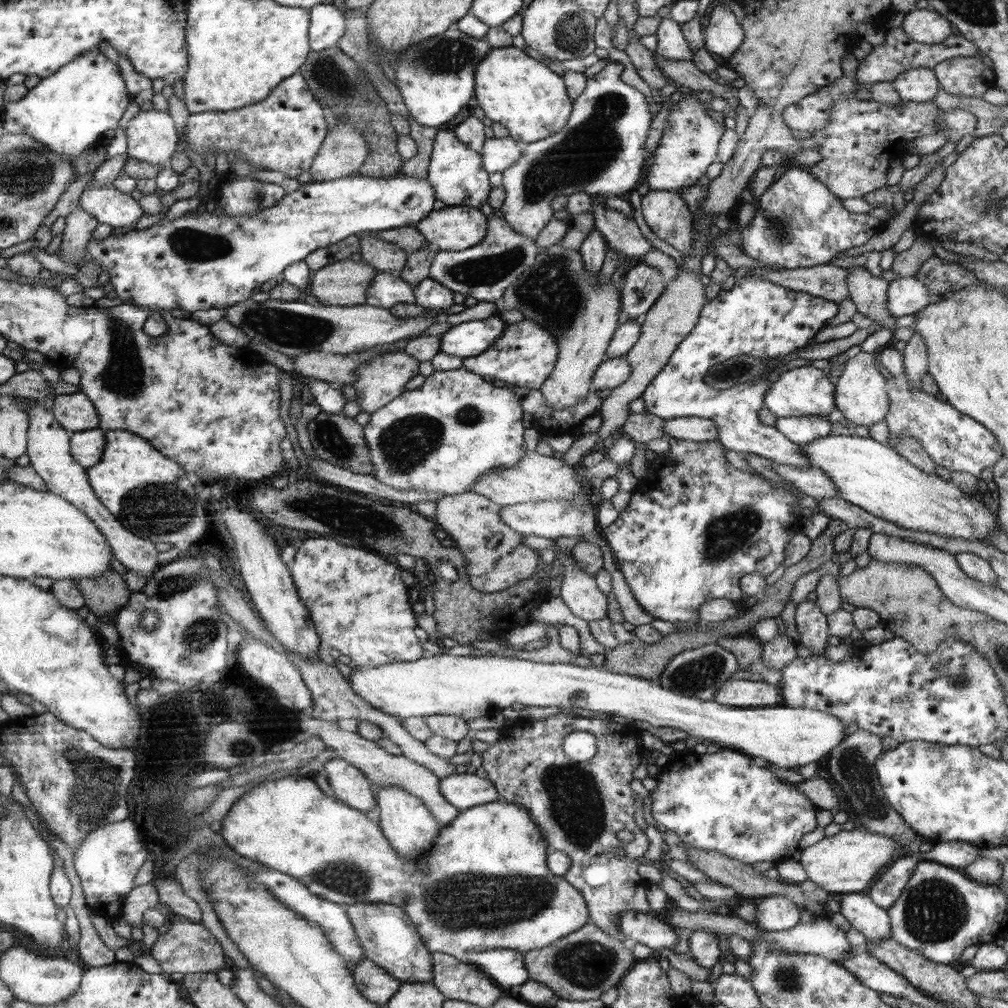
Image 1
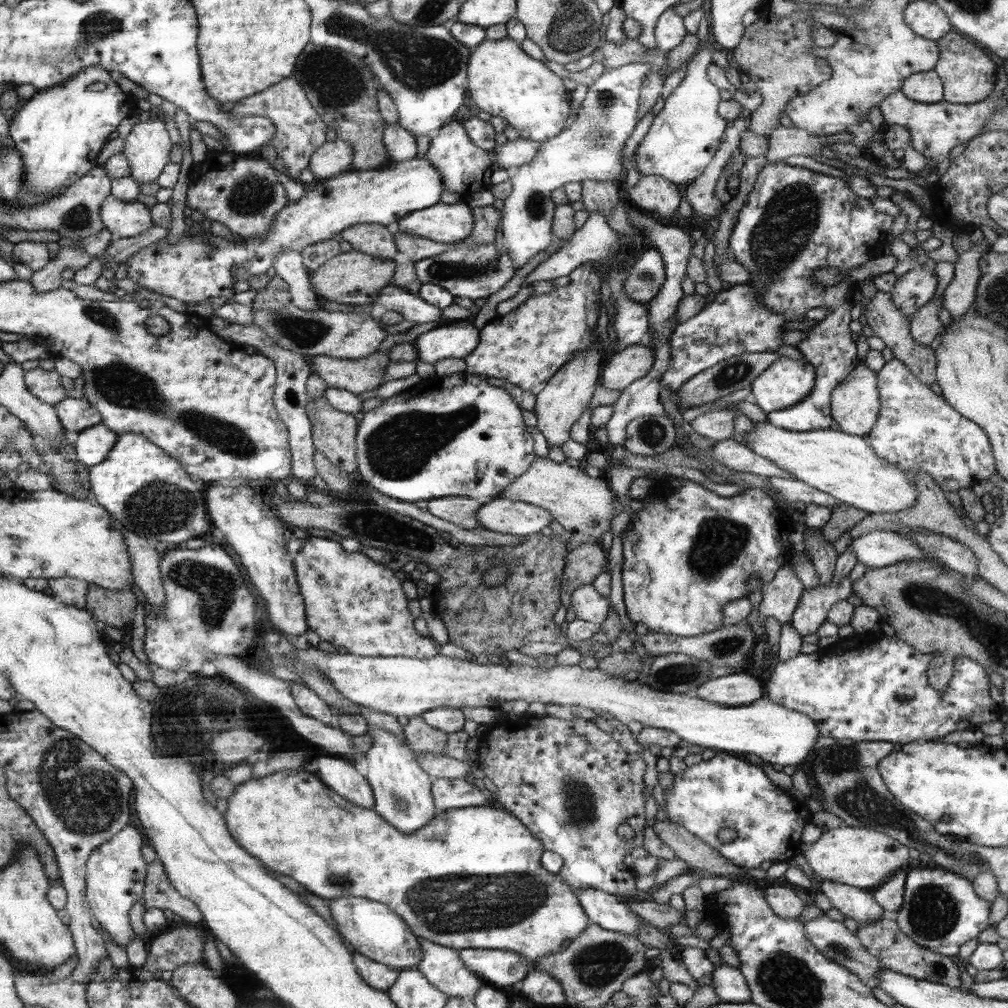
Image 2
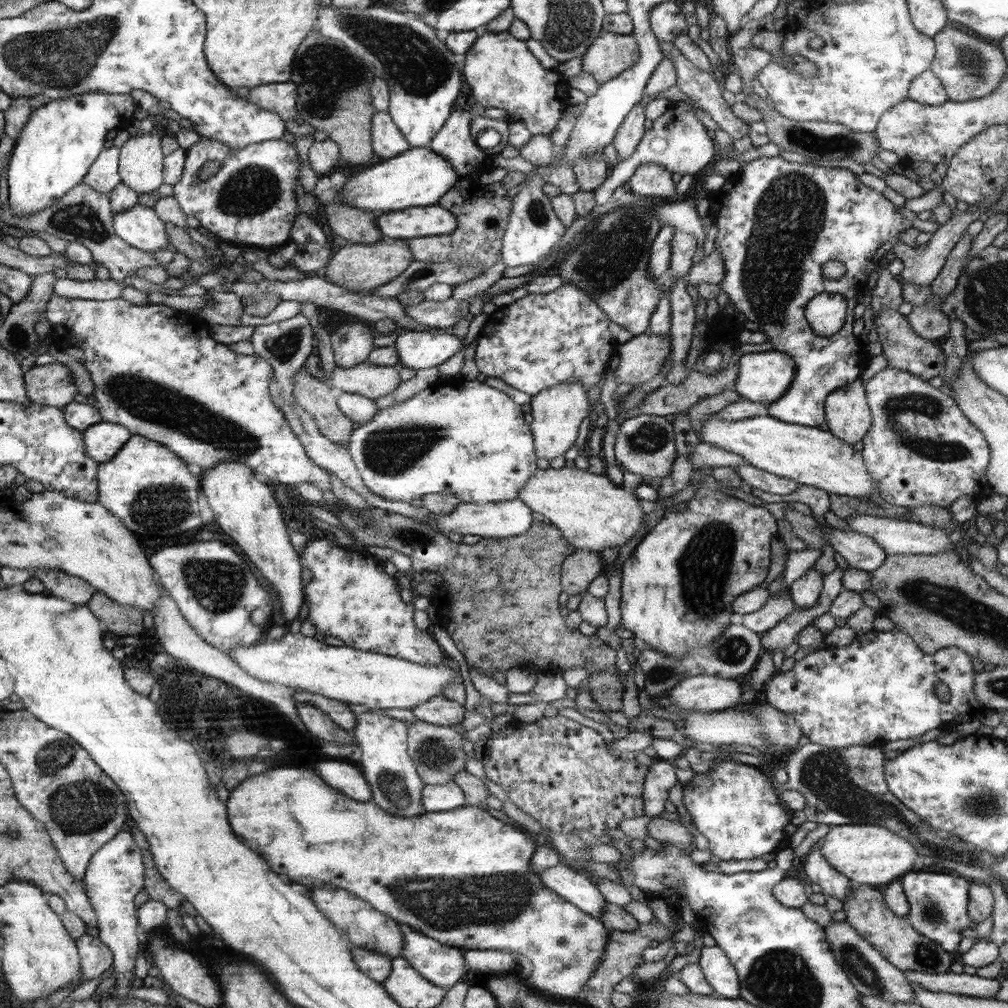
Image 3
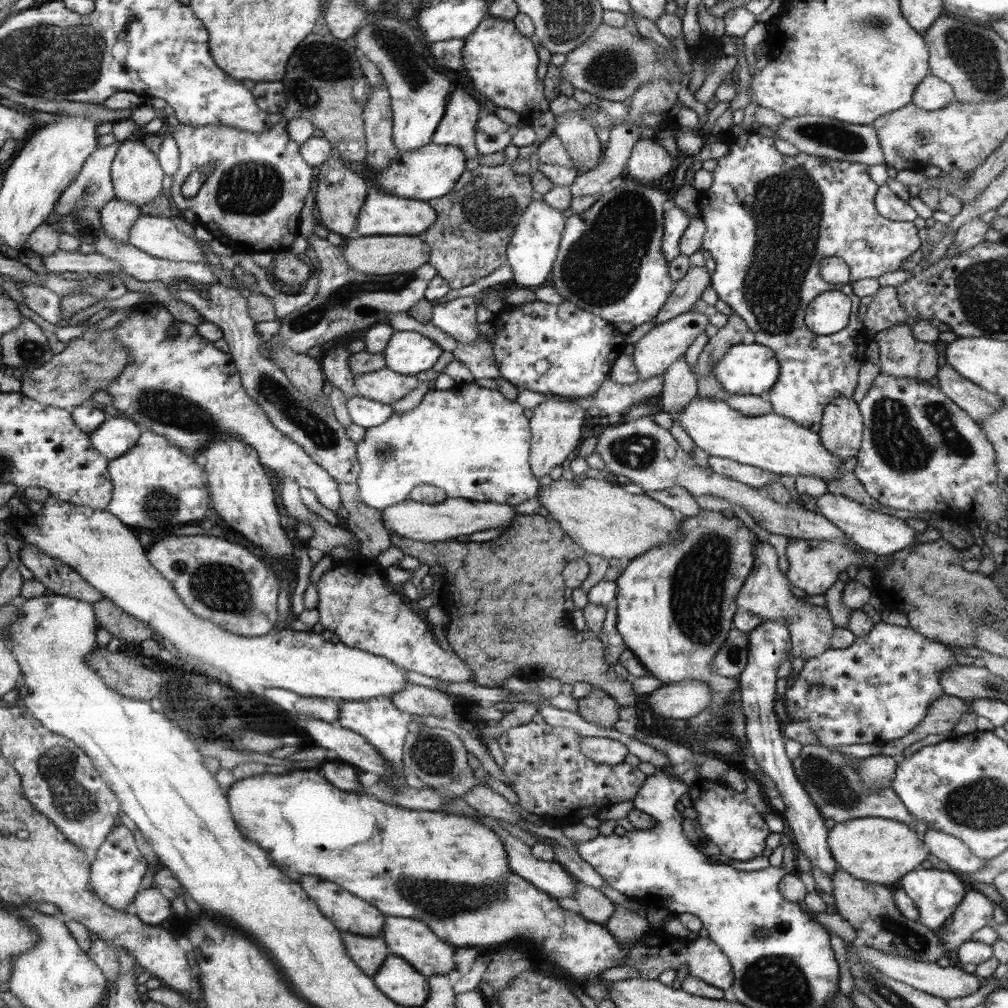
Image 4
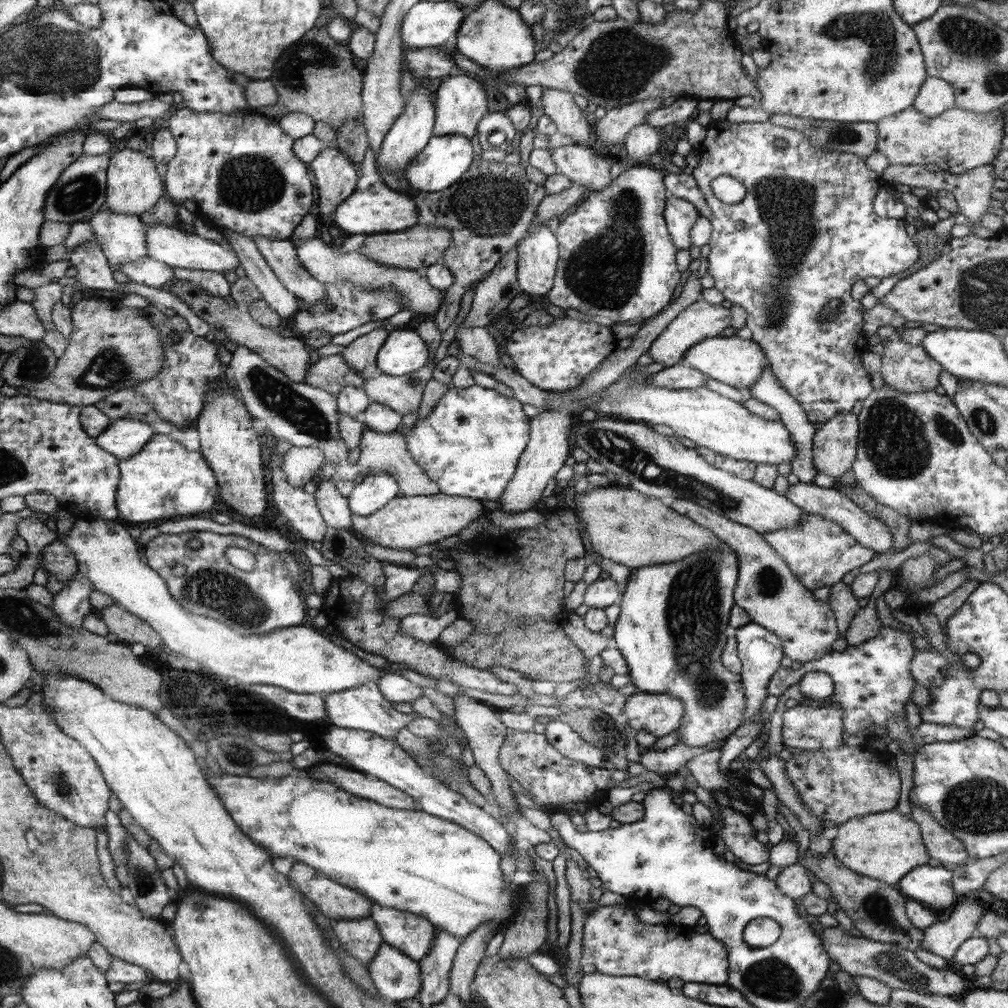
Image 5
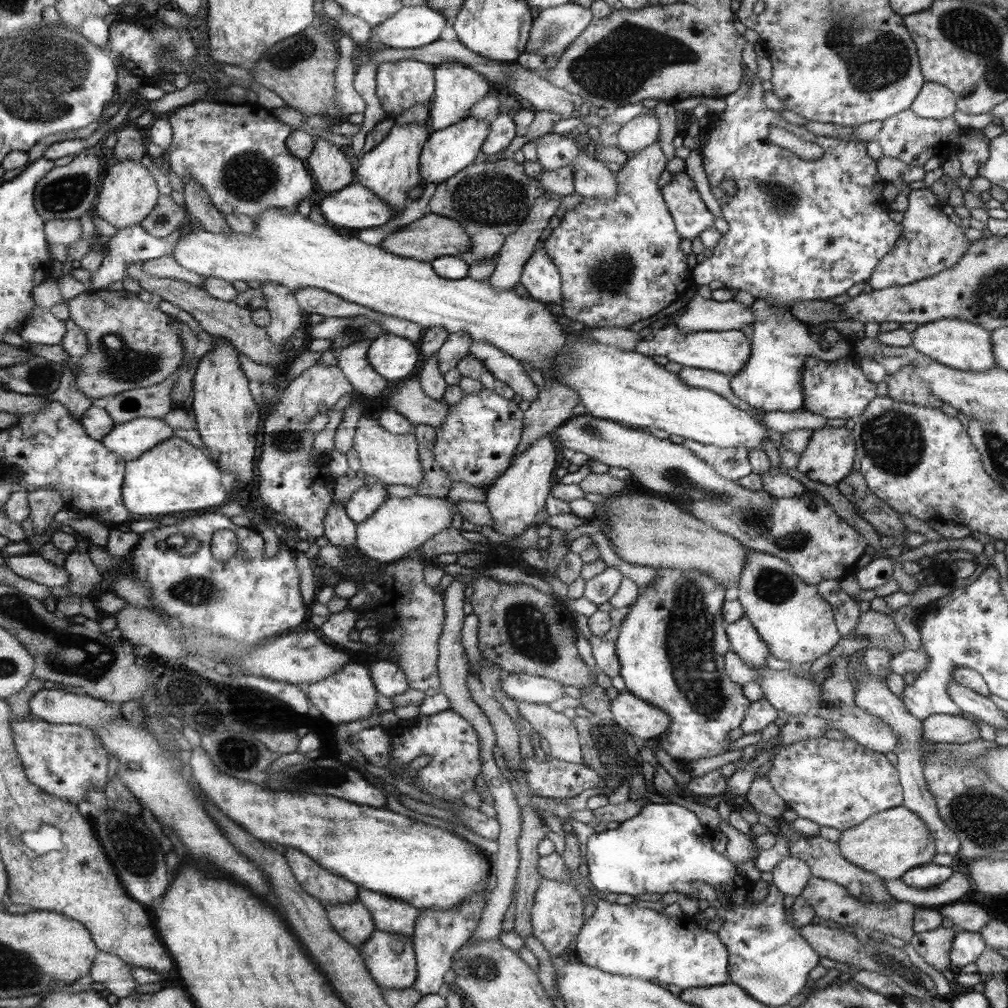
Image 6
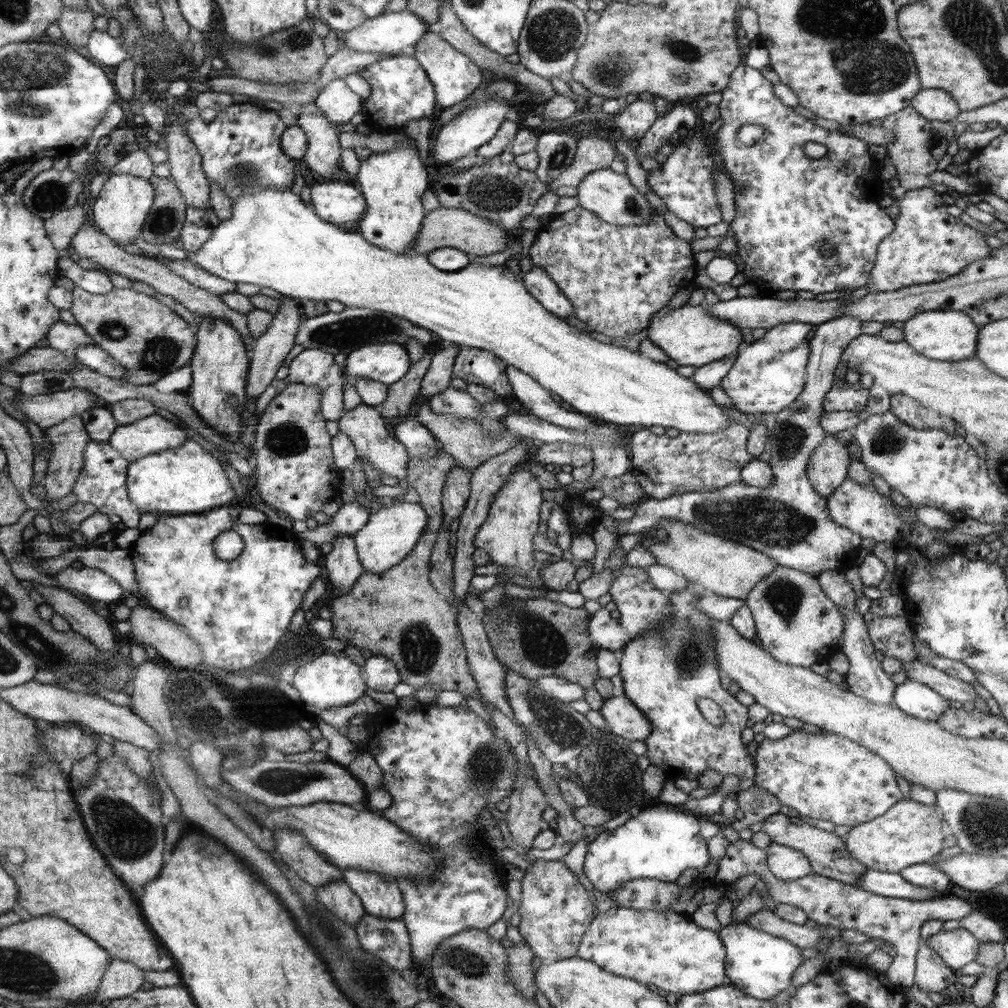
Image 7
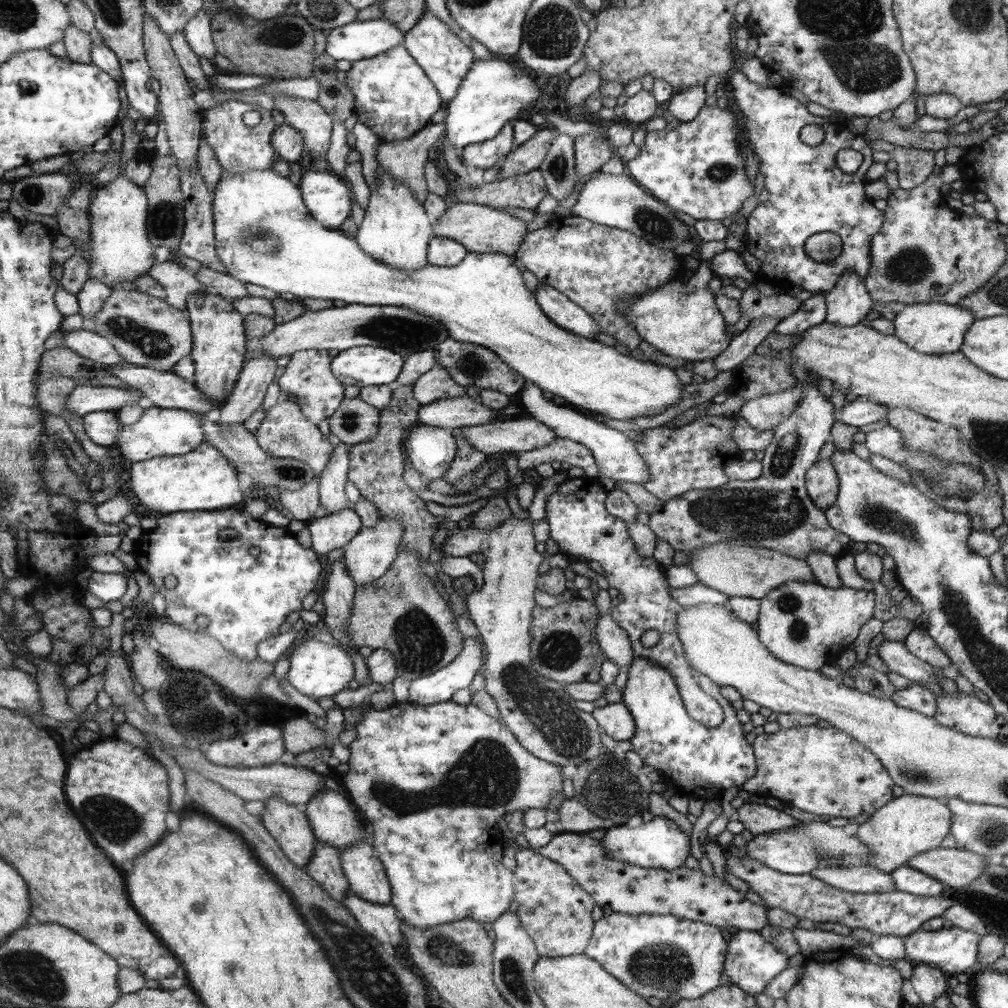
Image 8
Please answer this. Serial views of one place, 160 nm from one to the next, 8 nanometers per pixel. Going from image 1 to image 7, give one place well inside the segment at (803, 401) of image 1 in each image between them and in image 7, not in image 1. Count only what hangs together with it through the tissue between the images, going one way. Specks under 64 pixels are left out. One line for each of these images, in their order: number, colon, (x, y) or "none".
2: (788, 381)
3: (763, 377)
4: (746, 369)
5: (739, 362)
6: (727, 351)
7: (691, 335)

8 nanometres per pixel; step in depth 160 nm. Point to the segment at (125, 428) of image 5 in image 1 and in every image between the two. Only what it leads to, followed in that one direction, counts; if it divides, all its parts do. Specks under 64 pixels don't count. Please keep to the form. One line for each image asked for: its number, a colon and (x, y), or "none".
1: (87, 447)
2: (93, 446)
3: (103, 441)
4: (115, 437)

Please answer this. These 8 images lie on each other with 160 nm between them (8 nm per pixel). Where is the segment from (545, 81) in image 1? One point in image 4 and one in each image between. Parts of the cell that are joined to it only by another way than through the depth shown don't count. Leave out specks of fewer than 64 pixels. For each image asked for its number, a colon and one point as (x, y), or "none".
2: (503, 80)
3: (502, 73)
4: (502, 62)

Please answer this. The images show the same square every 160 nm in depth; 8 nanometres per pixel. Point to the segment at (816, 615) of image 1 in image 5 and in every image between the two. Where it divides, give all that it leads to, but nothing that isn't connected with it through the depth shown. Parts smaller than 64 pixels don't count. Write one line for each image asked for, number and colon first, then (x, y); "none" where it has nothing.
2: (812, 610)
3: (806, 591)
4: (814, 565)
5: (819, 551)

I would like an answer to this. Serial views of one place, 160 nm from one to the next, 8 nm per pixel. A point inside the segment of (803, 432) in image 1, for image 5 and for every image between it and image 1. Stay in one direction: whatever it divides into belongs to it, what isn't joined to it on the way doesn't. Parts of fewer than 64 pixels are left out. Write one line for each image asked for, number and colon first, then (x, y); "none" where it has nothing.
2: (794, 220)
3: (779, 222)
4: (774, 218)
5: (806, 232)

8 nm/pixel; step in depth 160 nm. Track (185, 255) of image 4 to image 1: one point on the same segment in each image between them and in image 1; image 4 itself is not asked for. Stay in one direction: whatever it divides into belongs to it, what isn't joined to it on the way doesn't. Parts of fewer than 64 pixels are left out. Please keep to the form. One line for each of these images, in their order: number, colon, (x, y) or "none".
1: (108, 205)
2: (123, 219)
3: (140, 226)

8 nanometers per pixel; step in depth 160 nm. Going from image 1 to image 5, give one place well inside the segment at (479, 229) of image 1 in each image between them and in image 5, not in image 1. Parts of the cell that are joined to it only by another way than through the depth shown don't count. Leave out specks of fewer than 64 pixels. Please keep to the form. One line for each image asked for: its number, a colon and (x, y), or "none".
2: (447, 223)
3: (423, 221)
4: (383, 214)
5: (374, 208)

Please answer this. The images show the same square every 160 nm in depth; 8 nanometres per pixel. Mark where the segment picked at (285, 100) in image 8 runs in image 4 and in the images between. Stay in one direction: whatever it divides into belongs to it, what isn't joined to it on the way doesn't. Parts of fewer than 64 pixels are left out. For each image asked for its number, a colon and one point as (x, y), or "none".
4: (340, 194)
5: (336, 177)
6: (329, 165)
7: (323, 154)

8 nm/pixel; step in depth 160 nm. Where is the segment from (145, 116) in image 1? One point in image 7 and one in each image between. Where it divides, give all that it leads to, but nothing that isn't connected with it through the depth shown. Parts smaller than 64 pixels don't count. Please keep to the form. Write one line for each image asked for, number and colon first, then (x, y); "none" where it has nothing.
2: (148, 147)
3: (141, 159)
4: (136, 172)
5: (134, 186)
6: (128, 193)
7: (123, 206)

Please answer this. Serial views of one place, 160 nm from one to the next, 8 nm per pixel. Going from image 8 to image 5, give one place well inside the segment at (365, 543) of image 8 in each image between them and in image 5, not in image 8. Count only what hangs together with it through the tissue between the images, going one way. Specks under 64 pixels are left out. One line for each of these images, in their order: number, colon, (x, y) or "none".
5: (405, 523)
6: (400, 525)
7: (391, 534)

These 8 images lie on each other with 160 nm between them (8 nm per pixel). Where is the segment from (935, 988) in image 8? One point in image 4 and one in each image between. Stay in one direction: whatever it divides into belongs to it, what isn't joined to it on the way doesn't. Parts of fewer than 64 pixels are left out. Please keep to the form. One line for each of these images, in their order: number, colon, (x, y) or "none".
4: (975, 911)
5: (943, 938)
6: (934, 945)
7: (931, 974)

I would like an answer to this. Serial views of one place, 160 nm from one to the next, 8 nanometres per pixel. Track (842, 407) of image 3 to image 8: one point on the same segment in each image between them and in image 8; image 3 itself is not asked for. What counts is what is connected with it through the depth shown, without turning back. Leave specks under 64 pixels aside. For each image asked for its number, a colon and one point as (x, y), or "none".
4: (841, 429)
5: (835, 446)
6: (829, 456)
7: (827, 469)
8: (821, 481)

